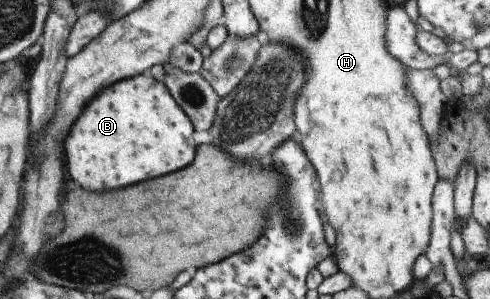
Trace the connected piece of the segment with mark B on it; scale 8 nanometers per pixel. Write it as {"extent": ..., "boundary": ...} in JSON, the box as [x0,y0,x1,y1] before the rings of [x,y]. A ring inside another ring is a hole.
{"extent":[65,72,196,191],"boundary":[[[147,72],[117,81],[89,101],[89,105],[65,137],[67,175],[87,189],[113,191],[141,179],[153,179],[173,173],[193,161],[196,147],[193,144],[193,131],[189,118],[177,107],[163,82],[155,80]]]}

